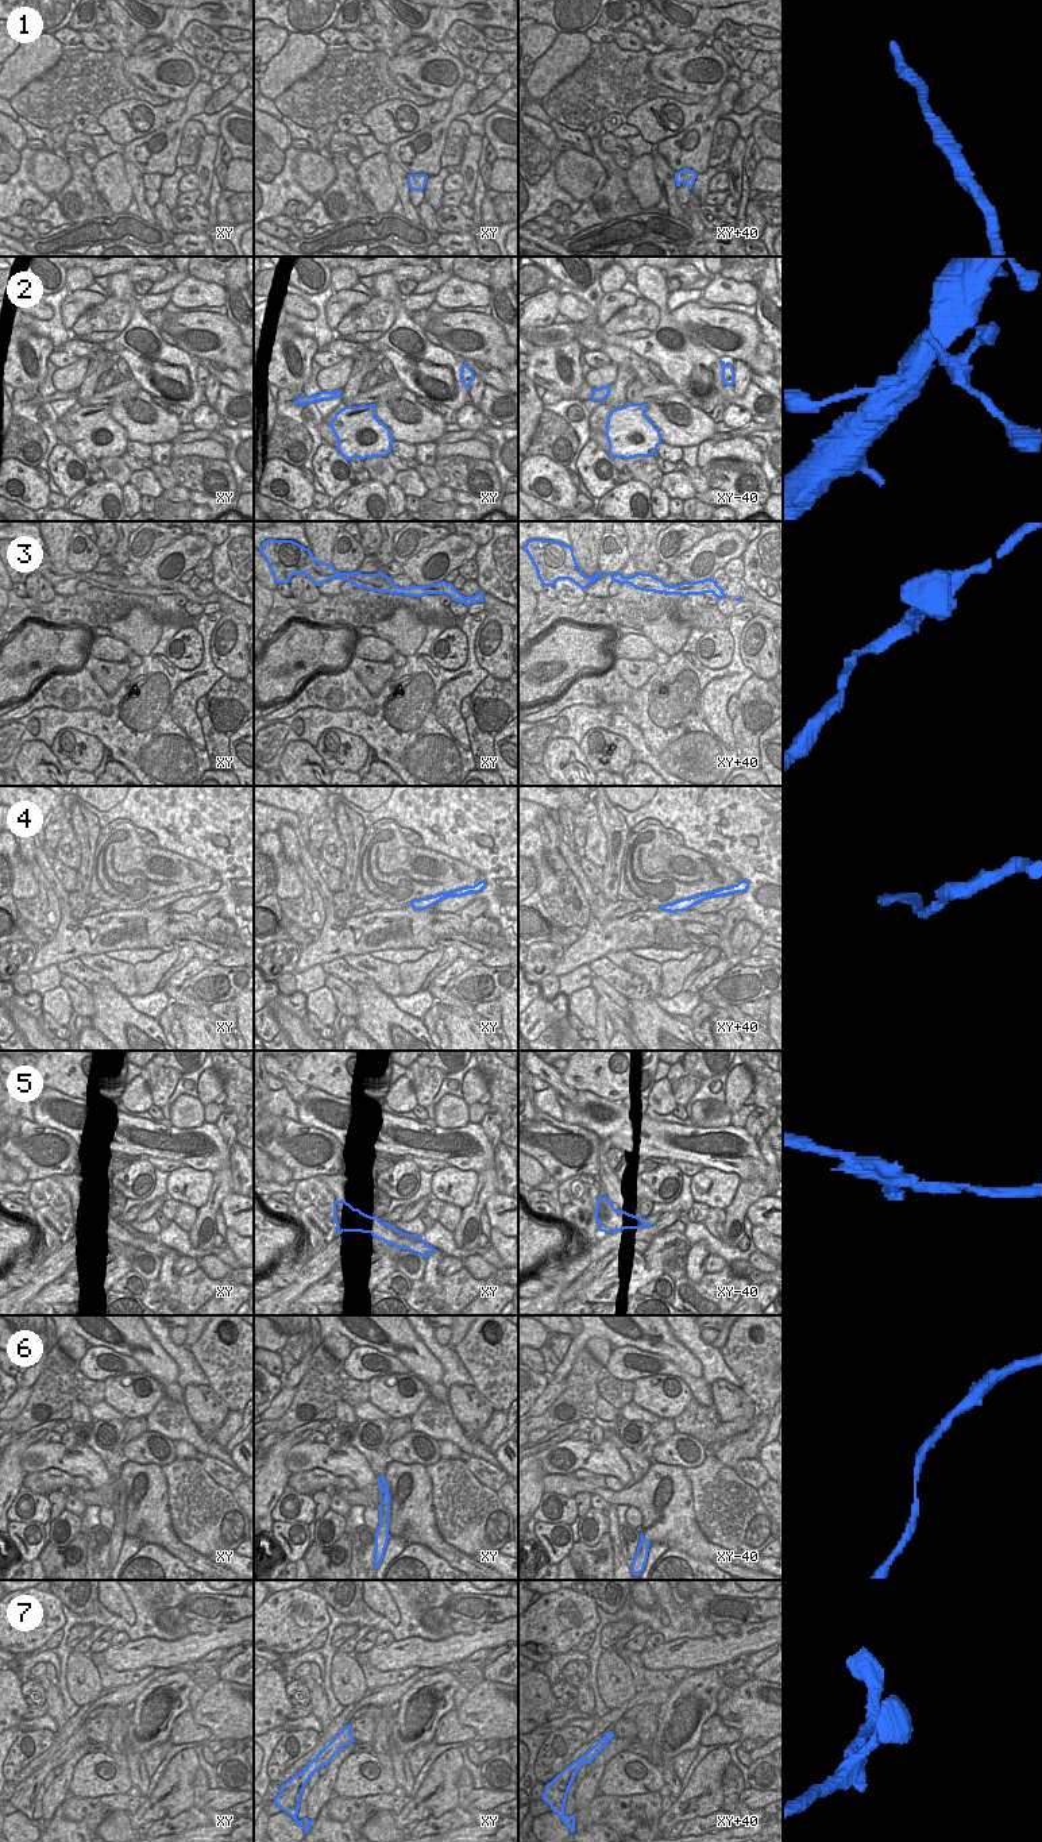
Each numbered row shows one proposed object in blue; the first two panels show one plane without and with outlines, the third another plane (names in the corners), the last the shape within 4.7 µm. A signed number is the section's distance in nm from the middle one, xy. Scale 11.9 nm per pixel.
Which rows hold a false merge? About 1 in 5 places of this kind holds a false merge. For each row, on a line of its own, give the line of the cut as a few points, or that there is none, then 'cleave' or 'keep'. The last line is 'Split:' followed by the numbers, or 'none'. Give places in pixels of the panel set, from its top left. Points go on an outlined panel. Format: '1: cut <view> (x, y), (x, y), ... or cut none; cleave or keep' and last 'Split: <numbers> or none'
1: cut none; keep
2: cut xy (317, 395), (327, 399); cleave
3: cut none; keep
4: cut none; keep
5: cut none; keep
6: cut none; keep
7: cut none; keep
Split: 2

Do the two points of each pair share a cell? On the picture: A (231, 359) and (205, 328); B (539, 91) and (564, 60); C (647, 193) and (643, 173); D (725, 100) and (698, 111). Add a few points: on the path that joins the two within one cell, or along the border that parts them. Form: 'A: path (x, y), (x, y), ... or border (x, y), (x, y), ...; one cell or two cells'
A: path (223, 350), (215, 332); one cell
B: path (541, 83), (556, 68); one cell
C: path (644, 188), (643, 178); one cell
D: border (713, 111), (703, 120), (693, 122), (686, 128); two cells

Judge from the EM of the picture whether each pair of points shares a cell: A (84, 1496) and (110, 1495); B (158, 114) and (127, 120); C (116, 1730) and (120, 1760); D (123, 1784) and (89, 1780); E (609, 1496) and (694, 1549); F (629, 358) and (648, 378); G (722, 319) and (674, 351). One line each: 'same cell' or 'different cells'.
A: same cell
B: same cell
C: same cell
D: same cell
E: same cell
F: same cell
G: different cells

